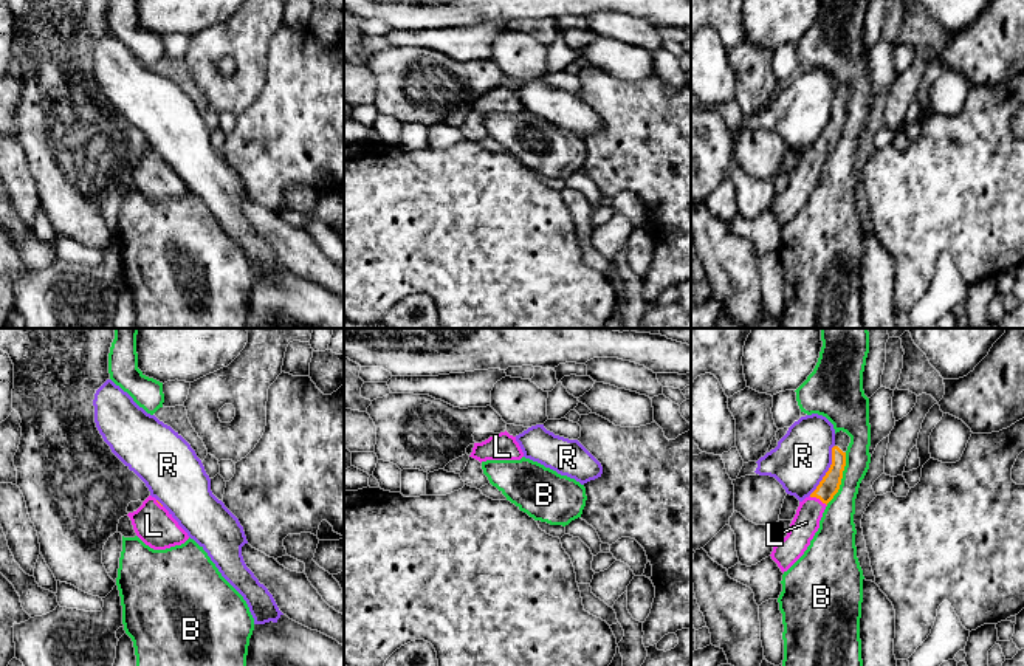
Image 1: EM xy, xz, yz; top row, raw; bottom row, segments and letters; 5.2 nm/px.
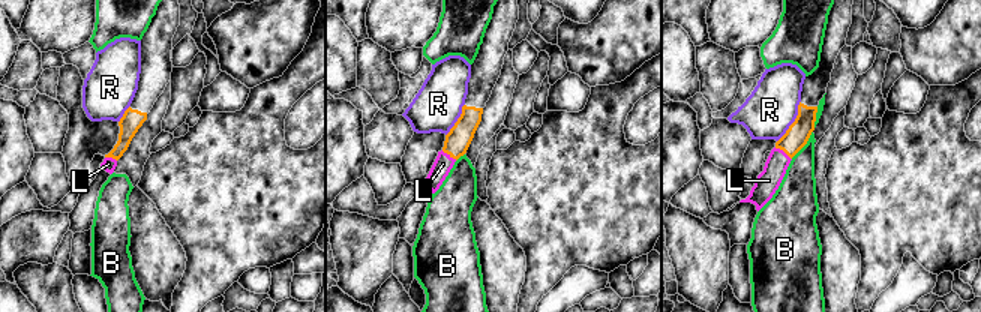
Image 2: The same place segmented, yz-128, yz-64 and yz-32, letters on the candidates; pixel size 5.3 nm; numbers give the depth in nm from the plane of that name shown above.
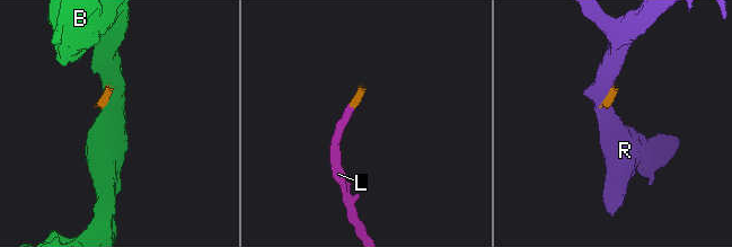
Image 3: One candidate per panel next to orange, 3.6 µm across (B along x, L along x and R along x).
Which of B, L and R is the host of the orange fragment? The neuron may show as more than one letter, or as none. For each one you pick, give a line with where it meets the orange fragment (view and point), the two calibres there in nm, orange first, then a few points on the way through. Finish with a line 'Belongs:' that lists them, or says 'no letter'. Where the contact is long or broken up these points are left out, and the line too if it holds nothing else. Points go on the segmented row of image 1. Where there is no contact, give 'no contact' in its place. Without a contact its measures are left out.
L: meets orange in yz at (818, 497); 100 nm thick on the orange side, 140 nm on the other; runs through yz (829, 485), (818, 497), (806, 522)
Belongs: L

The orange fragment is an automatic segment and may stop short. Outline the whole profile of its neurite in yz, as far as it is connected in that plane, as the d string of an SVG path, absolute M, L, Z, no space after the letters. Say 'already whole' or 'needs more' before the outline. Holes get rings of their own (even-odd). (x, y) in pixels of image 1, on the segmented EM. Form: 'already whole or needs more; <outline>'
needs more; M840 431L835 434L832 465L829 471L816 489L802 502L799 502L787 536L773 547L770 556L782 573L787 572L804 554L820 528L820 520L827 503L838 493L846 466L846 451L849 443L850 437L846 432Z

